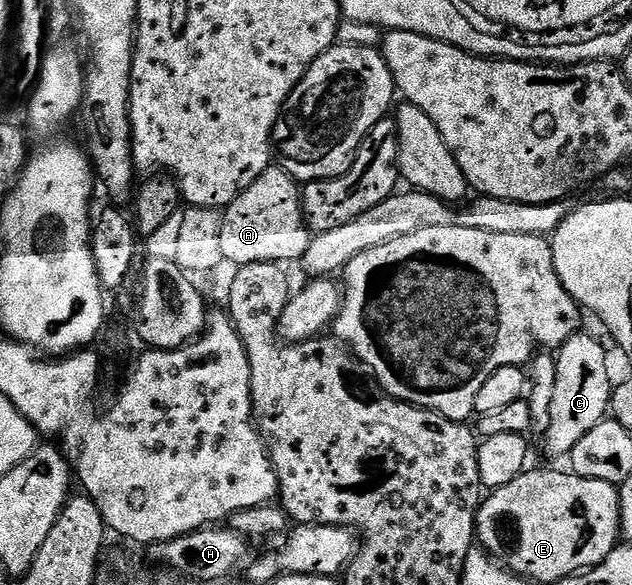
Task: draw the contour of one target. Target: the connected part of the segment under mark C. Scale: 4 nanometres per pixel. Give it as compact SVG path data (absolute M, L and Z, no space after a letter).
M578 332L560 347L557 359L557 379L555 397L551 400L551 420L543 431L545 446L553 454L568 456L595 428L595 424L606 421L611 410L611 381L609 382L609 362L605 350L586 332Z

